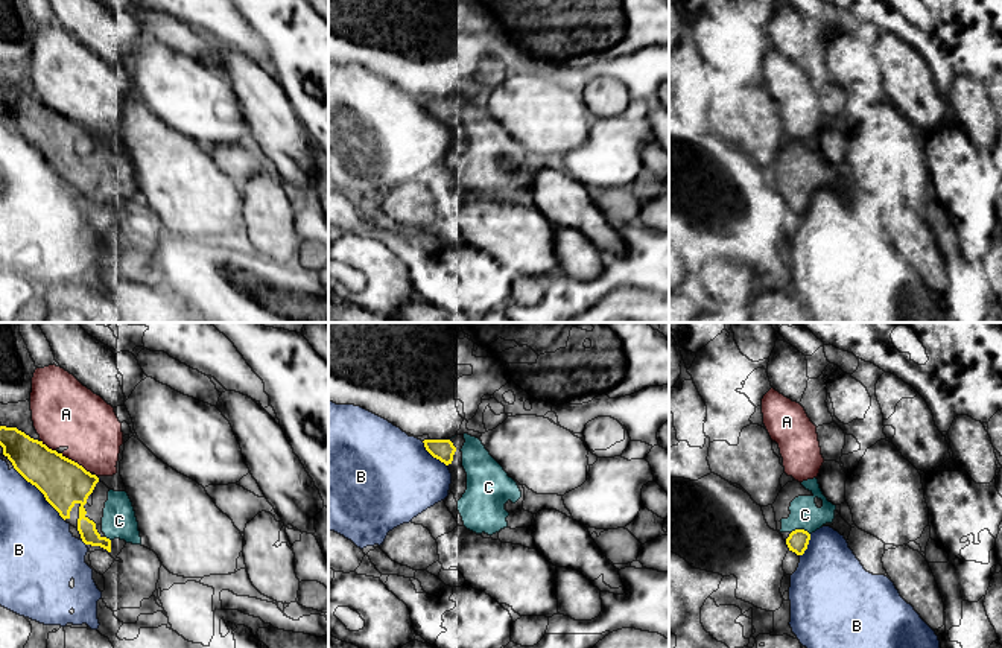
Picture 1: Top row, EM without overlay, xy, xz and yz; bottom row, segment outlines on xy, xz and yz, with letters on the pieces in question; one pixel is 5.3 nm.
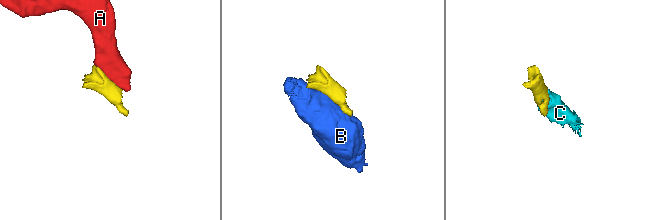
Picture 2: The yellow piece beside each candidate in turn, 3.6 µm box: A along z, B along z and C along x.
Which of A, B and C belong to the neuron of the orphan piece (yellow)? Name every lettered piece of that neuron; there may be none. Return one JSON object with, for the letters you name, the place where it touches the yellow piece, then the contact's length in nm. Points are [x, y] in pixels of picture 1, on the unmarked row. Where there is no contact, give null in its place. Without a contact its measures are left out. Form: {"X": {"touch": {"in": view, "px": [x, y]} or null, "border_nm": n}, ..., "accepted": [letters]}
{"C": {"touch": {"in": "yz", "px": [800, 189]}, "border_nm": 110}, "accepted": ["C"]}

